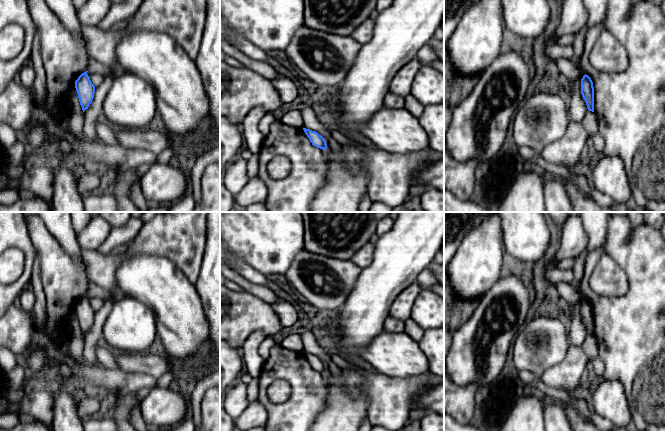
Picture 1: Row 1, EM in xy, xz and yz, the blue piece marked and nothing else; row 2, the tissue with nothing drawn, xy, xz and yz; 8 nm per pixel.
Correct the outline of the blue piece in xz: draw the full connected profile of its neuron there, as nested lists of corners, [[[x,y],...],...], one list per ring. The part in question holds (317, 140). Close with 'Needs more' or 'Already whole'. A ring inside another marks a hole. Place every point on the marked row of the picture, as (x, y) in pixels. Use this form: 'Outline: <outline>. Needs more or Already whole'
Outline: [[[303,128],[303,130],[313,146],[326,150],[327,144],[325,139],[321,135],[319,135],[317,132],[312,131],[310,129]]]. Already whole

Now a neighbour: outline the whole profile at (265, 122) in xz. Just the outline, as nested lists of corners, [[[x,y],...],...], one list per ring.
[[[267,112],[259,121],[258,129],[260,132],[267,136],[270,130],[271,124],[276,120],[272,112]]]

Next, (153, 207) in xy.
[[[151,204],[146,212],[167,212],[169,205]]]

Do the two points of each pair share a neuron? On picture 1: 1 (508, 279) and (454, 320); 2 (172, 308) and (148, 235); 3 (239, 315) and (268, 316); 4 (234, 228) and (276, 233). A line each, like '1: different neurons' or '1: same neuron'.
1: different neurons
2: different neurons
3: same neuron
4: same neuron

